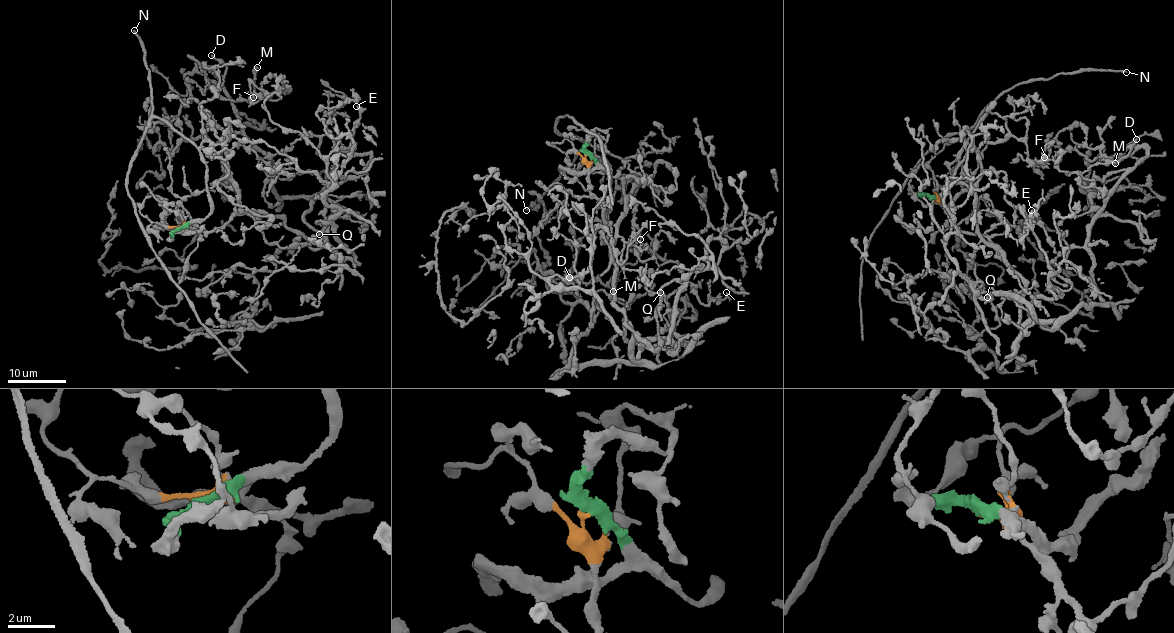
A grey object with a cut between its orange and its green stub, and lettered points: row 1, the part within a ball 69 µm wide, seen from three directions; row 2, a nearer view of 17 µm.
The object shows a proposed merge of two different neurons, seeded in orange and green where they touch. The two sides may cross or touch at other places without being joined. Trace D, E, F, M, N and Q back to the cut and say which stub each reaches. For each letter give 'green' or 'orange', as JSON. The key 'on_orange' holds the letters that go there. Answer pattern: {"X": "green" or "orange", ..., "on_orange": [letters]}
{"D": "orange", "E": "orange", "F": "orange", "M": "orange", "N": "green", "Q": "orange", "on_orange": ["D", "E", "F", "M", "Q"]}

